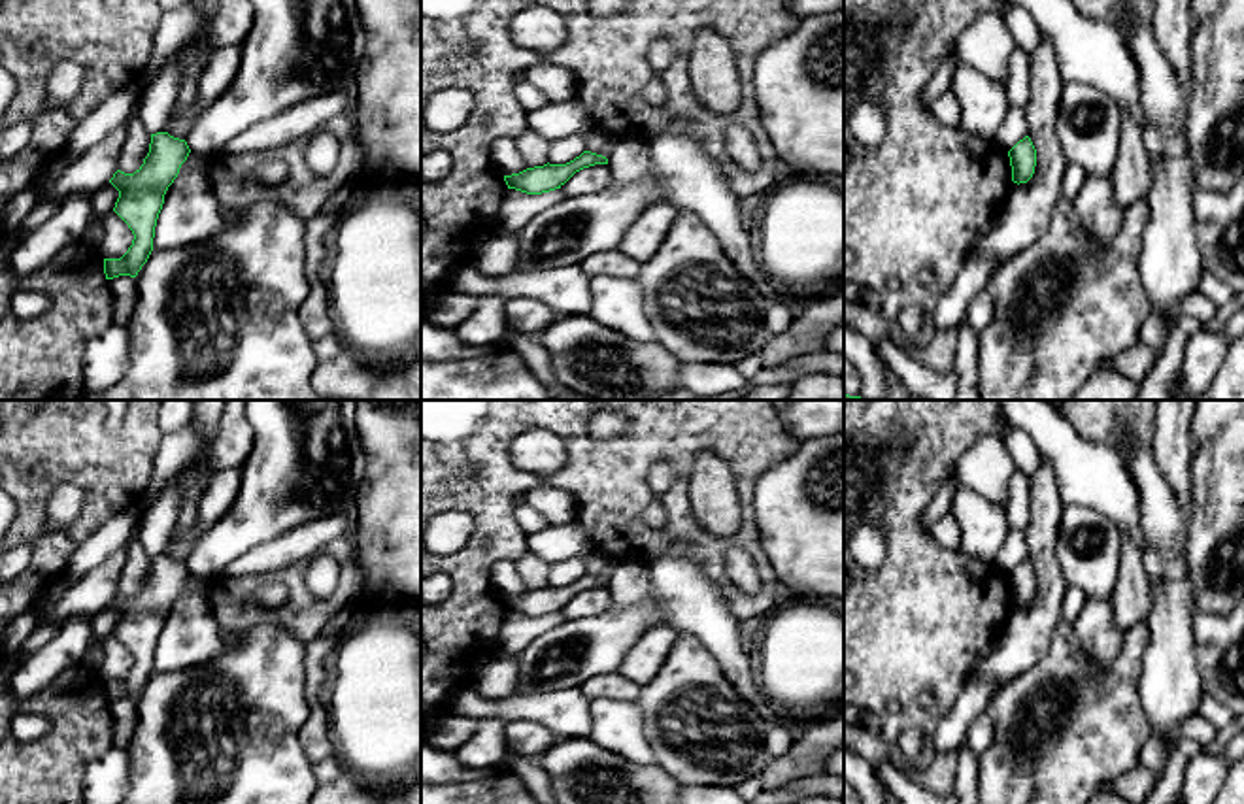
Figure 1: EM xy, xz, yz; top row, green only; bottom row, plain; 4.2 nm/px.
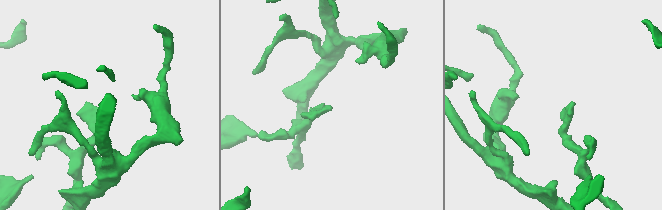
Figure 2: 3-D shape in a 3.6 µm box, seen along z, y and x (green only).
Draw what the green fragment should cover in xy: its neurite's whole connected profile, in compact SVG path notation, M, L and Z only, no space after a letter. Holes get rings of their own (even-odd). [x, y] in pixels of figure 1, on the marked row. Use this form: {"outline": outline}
{"outline": "M168 132L151 134L149 153L134 174L117 170L109 183L119 191L113 211L134 234L132 245L121 259L104 259L106 279L136 277L153 251L159 213L168 187L179 174L191 149L185 140Z"}

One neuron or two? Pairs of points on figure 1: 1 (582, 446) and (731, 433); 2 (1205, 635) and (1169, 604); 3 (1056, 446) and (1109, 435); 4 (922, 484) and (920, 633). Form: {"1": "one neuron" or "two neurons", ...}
{"1": "one neuron", "2": "two neurons", "3": "two neurons", "4": "one neuron"}

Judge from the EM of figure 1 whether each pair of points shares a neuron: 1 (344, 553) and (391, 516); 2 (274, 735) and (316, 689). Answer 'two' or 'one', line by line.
1: two
2: two

